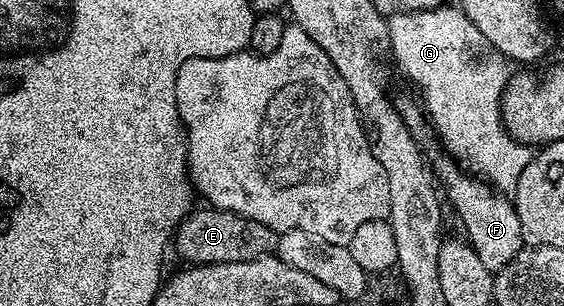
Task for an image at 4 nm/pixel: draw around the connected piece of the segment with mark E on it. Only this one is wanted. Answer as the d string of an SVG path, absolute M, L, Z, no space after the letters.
M194 208L181 220L171 242L172 248L177 248L178 255L190 266L243 263L270 256L276 250L278 234L273 233L271 227L263 227L263 223L255 223L255 219L240 217L231 211L204 208Z

